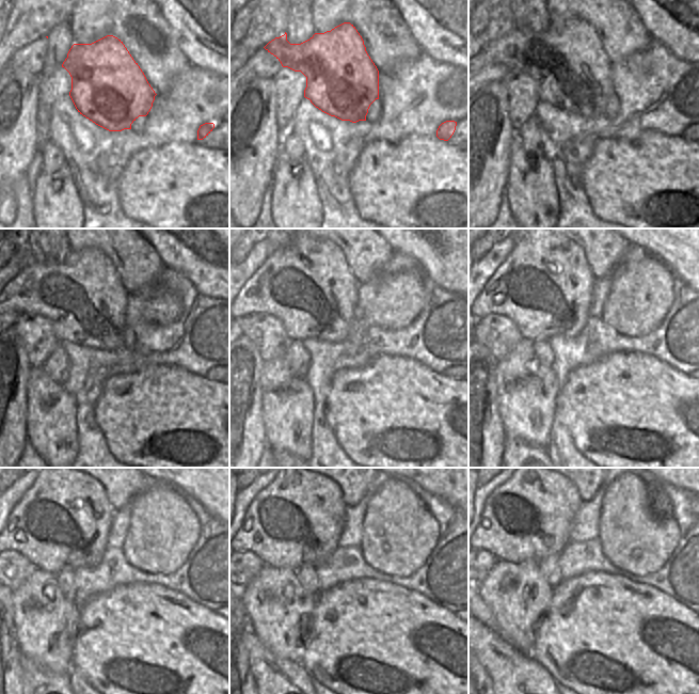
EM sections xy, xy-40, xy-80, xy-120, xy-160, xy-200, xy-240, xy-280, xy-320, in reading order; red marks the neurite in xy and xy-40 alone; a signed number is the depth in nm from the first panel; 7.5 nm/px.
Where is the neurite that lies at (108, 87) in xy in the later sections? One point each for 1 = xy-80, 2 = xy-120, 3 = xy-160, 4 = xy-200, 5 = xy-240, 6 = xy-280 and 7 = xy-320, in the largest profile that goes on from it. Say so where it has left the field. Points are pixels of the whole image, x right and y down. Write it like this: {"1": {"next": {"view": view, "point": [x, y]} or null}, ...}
{"1": {"next": {"view": "xy-80", "point": [574, 73]}}, "2": {"next": {"view": "xy-120", "point": [83, 297]}}, "3": {"next": {"view": "xy-160", "point": [308, 285]}}, "4": {"next": {"view": "xy-200", "point": [545, 282]}}, "5": {"next": {"view": "xy-240", "point": [65, 517]}}, "6": {"next": {"view": "xy-280", "point": [300, 516]}}, "7": {"next": {"view": "xy-320", "point": [531, 513]}}}

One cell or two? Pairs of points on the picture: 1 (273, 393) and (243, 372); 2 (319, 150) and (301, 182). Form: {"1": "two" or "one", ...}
{"1": "two", "2": "two"}

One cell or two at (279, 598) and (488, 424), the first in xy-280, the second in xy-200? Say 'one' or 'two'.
two

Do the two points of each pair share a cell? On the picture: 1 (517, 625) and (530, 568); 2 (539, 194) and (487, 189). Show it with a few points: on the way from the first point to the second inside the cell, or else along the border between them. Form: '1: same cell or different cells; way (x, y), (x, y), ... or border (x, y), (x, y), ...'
1: same cell; way (518, 611), (518, 589), (523, 582)
2: different cells; border (509, 163), (509, 174), (504, 188)

